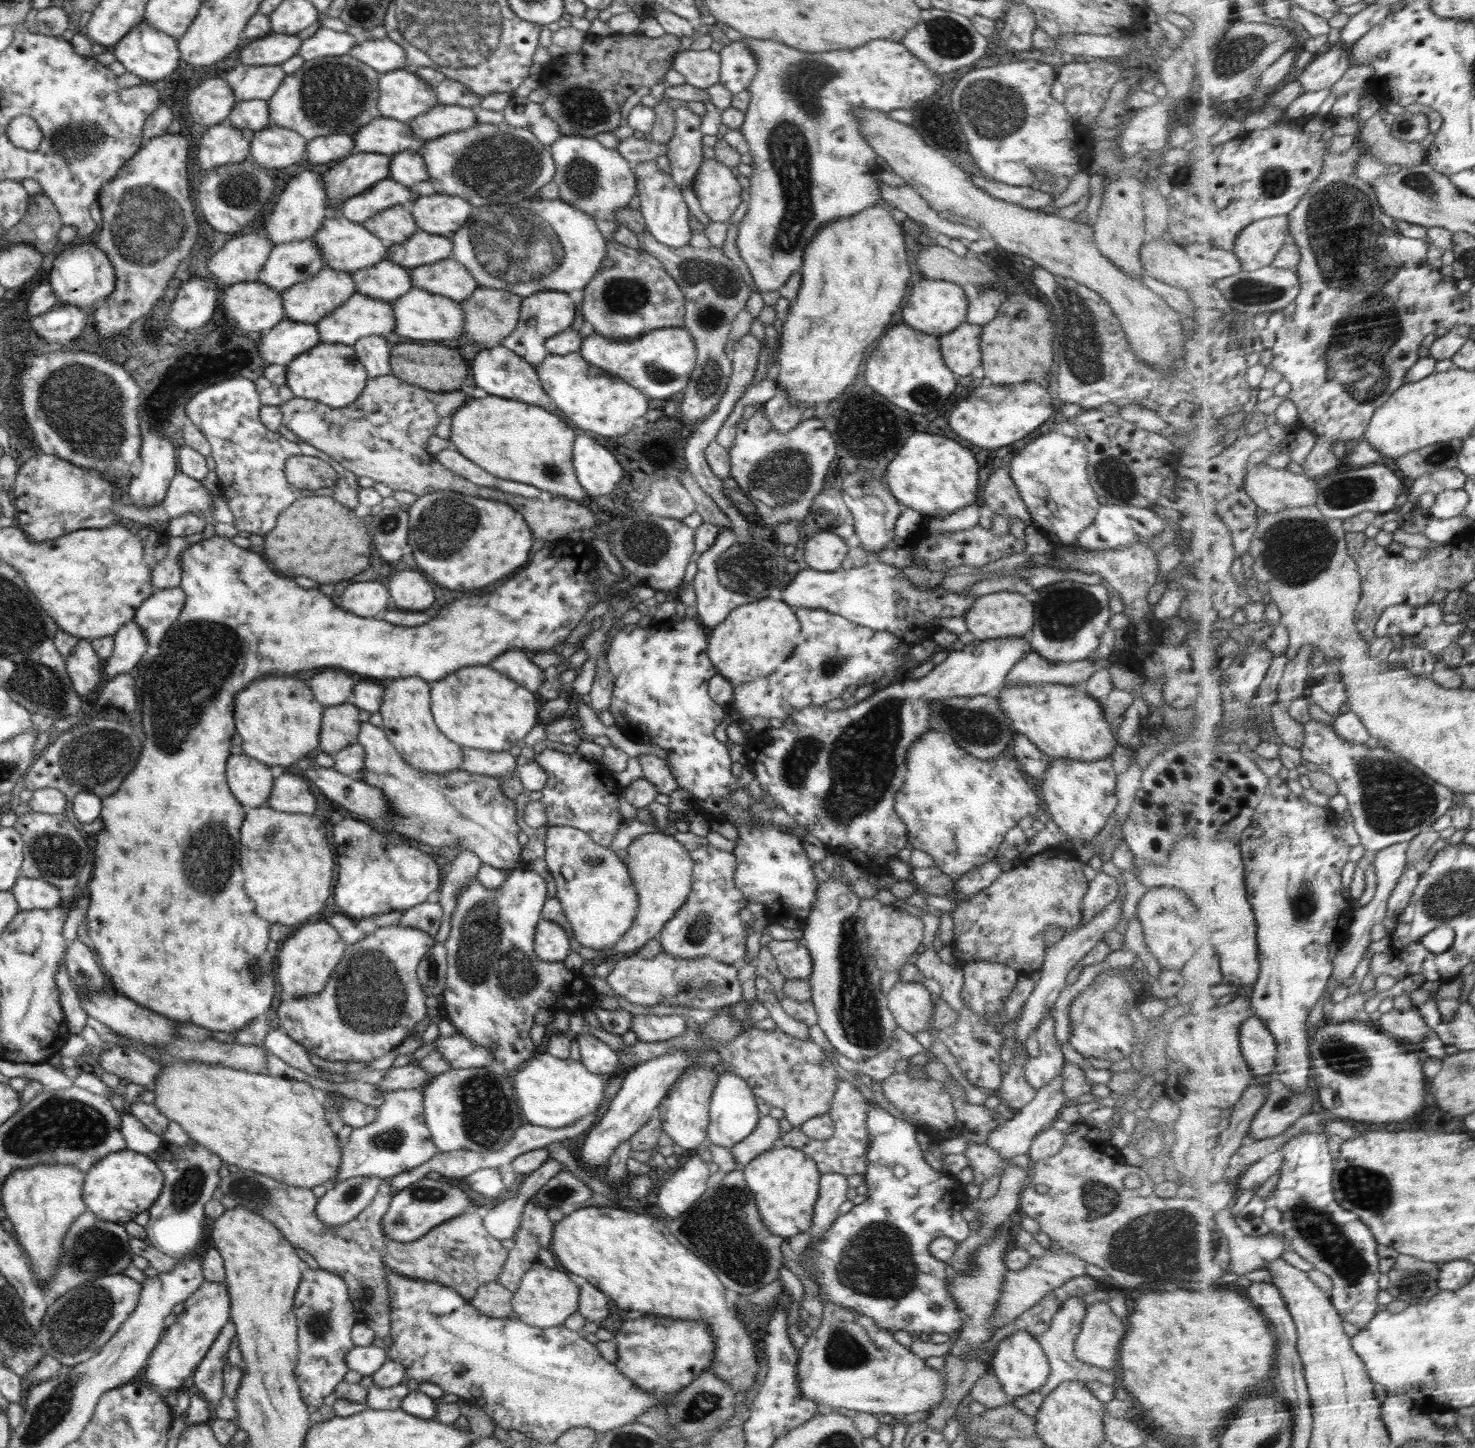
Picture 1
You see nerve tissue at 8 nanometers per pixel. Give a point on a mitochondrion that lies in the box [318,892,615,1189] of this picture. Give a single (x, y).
(369, 995)

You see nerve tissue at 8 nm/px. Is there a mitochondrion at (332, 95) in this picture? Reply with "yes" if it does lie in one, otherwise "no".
yes

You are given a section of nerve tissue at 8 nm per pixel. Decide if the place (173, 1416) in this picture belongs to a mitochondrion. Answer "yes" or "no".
no

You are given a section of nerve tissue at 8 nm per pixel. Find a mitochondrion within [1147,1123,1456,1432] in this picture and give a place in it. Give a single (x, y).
(1319, 1231)

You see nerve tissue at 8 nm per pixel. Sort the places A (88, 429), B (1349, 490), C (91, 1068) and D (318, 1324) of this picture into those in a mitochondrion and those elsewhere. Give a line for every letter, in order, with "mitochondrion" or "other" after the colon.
A: mitochondrion
B: mitochondrion
C: other
D: mitochondrion

